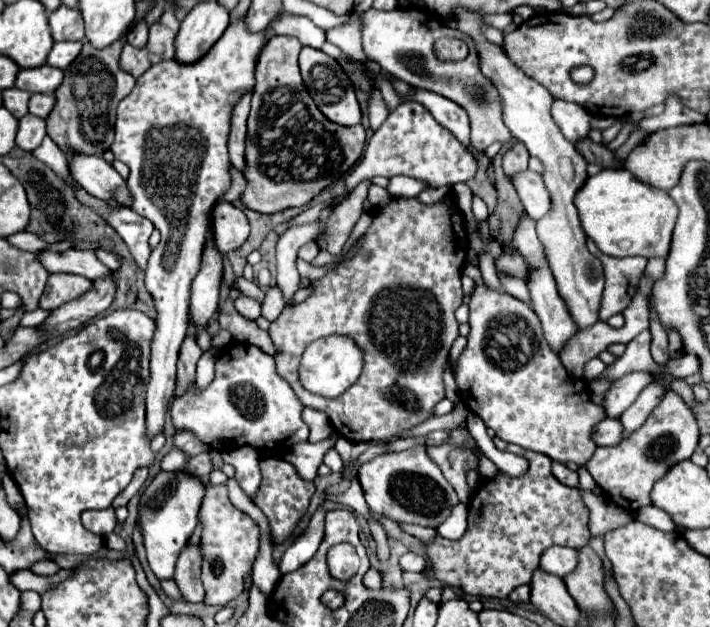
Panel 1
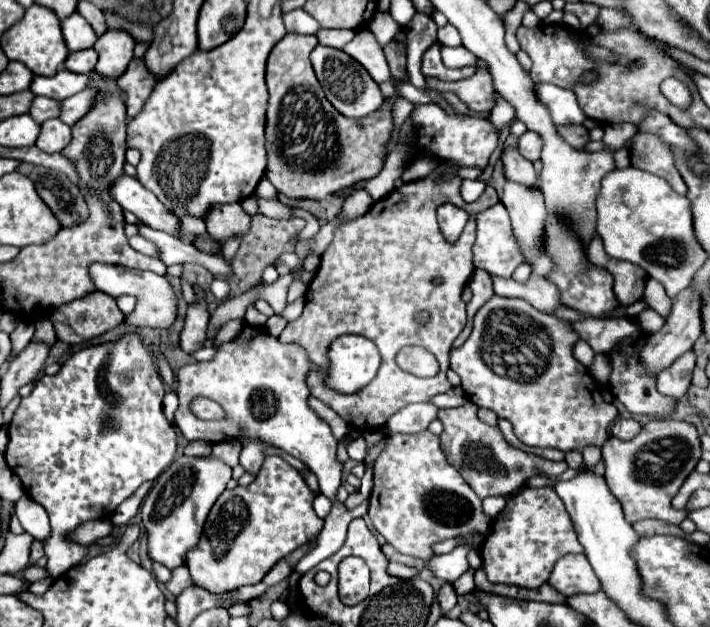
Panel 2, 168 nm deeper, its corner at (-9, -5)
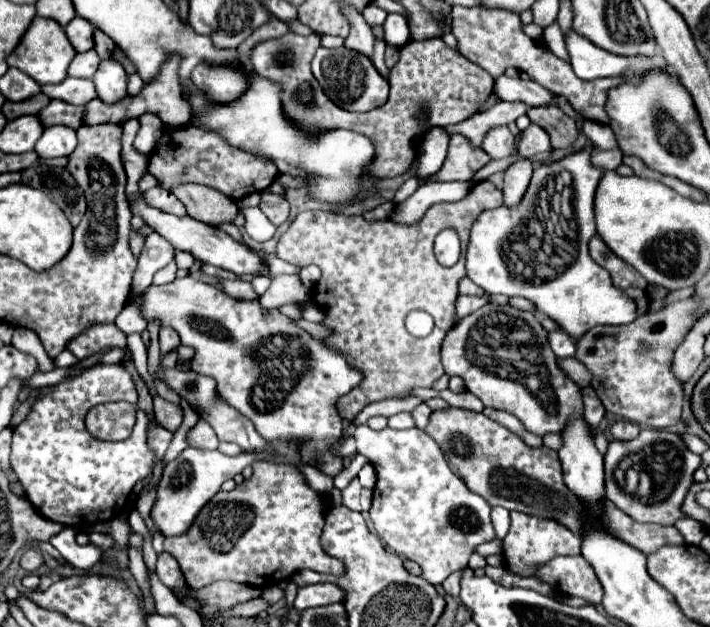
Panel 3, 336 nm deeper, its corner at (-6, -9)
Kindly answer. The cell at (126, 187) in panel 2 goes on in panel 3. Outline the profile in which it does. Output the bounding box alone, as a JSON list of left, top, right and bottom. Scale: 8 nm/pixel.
[131,195,269,277]

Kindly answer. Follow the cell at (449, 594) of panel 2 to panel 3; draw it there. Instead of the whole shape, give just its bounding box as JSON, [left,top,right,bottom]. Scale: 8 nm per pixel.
[443,571,463,595]

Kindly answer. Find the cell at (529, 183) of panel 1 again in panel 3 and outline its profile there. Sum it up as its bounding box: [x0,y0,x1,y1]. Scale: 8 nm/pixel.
[481,125,513,159]

